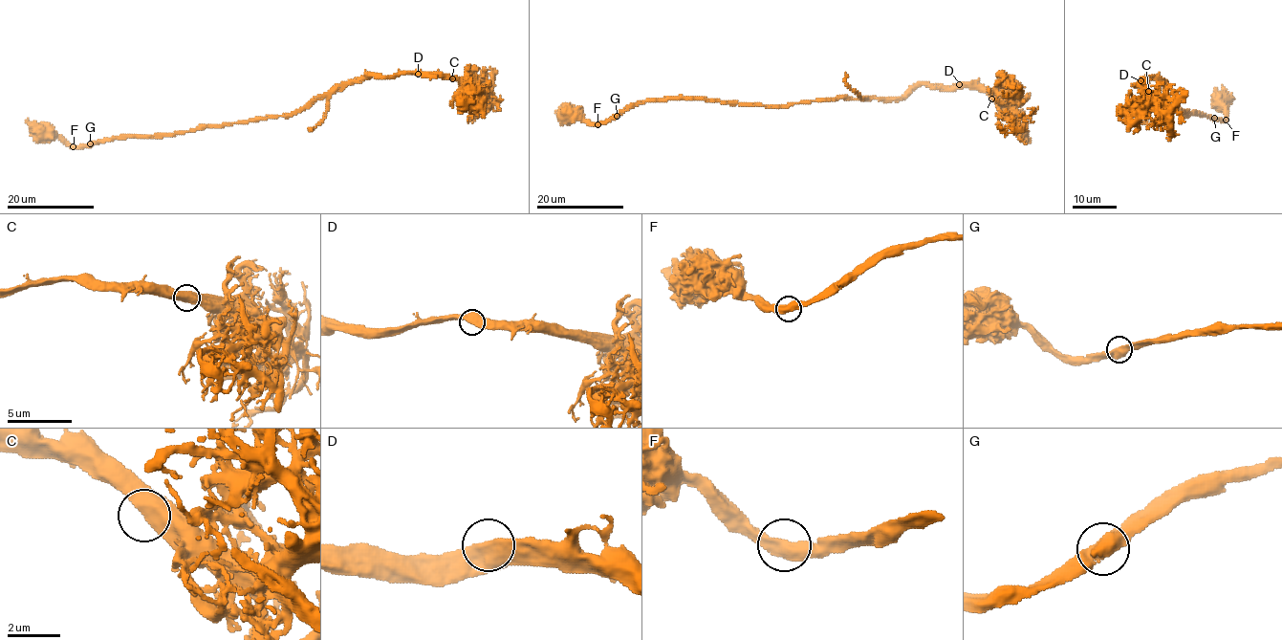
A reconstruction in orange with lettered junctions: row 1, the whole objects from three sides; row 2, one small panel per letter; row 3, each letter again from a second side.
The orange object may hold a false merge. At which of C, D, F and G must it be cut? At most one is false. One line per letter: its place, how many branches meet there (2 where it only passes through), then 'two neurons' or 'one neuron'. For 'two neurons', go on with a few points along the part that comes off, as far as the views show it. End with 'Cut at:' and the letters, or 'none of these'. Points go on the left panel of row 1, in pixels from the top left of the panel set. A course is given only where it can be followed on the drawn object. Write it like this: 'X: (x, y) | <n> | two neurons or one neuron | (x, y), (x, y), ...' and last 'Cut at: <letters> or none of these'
C: (452, 78) | 2 | one neuron
D: (418, 74) | 2 | one neuron
F: (73, 146) | 2 | one neuron
G: (90, 143) | 2 | one neuron
Cut at: none of these

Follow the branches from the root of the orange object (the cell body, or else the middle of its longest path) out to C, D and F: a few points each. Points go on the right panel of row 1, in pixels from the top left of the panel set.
C: (1173, 109), (1171, 111), (1166, 103), (1163, 84), (1145, 78), (1140, 84), (1148, 91)
D: (1173, 109), (1171, 111), (1166, 103), (1163, 84), (1151, 78), (1140, 80)
F: (1173, 109), (1187, 110), (1185, 115), (1194, 111), (1225, 120)

